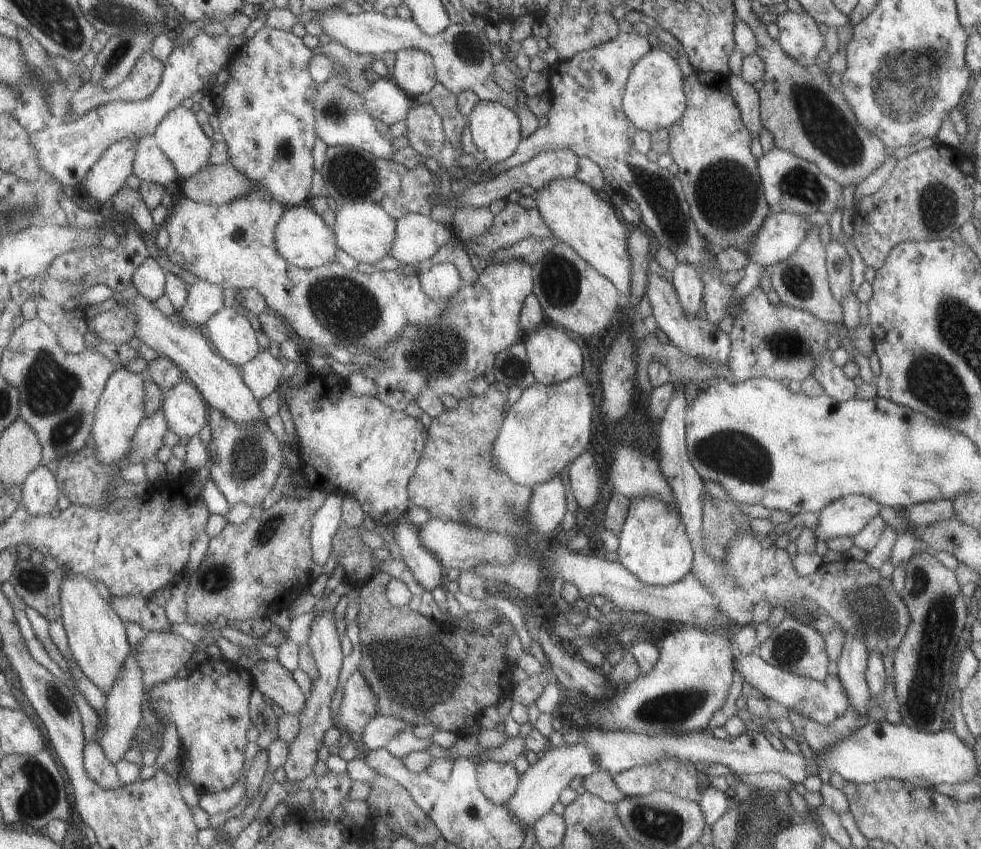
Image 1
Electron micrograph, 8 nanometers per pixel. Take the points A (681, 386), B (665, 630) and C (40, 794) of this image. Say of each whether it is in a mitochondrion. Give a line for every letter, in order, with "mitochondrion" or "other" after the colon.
A: other
B: other
C: mitochondrion

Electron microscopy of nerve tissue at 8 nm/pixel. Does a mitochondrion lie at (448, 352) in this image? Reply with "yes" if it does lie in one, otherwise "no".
yes

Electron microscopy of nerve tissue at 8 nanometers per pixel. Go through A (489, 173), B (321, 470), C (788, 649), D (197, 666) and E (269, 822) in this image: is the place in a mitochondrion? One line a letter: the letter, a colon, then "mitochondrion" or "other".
A: other
B: other
C: mitochondrion
D: other
E: other

